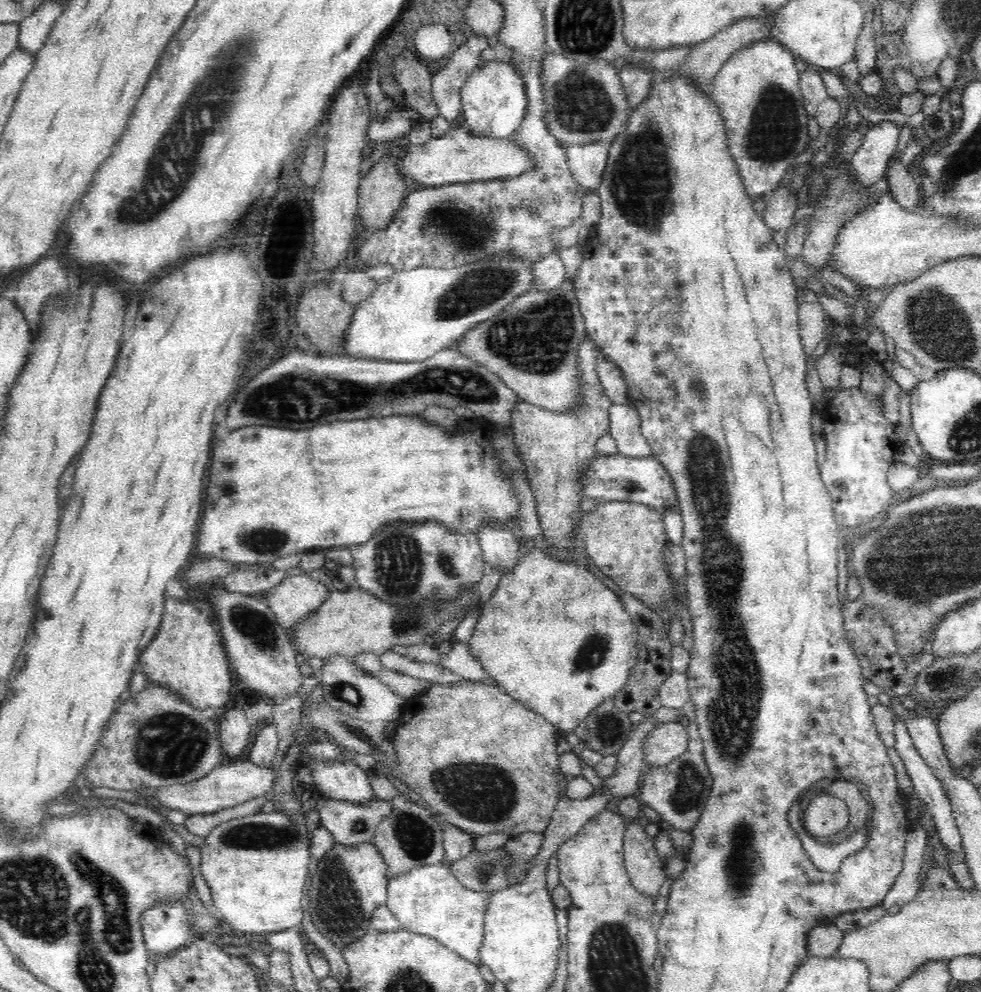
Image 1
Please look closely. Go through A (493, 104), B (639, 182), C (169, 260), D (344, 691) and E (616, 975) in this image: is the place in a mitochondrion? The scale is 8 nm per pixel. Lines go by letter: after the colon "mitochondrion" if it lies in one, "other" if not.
A: other
B: mitochondrion
C: other
D: mitochondrion
E: mitochondrion

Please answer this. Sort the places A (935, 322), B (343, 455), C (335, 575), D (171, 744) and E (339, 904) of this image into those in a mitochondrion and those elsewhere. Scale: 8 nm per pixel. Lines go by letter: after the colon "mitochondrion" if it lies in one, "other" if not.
A: mitochondrion
B: other
C: other
D: mitochondrion
E: mitochondrion

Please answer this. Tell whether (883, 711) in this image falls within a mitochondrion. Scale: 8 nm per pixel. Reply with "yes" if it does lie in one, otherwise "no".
no

